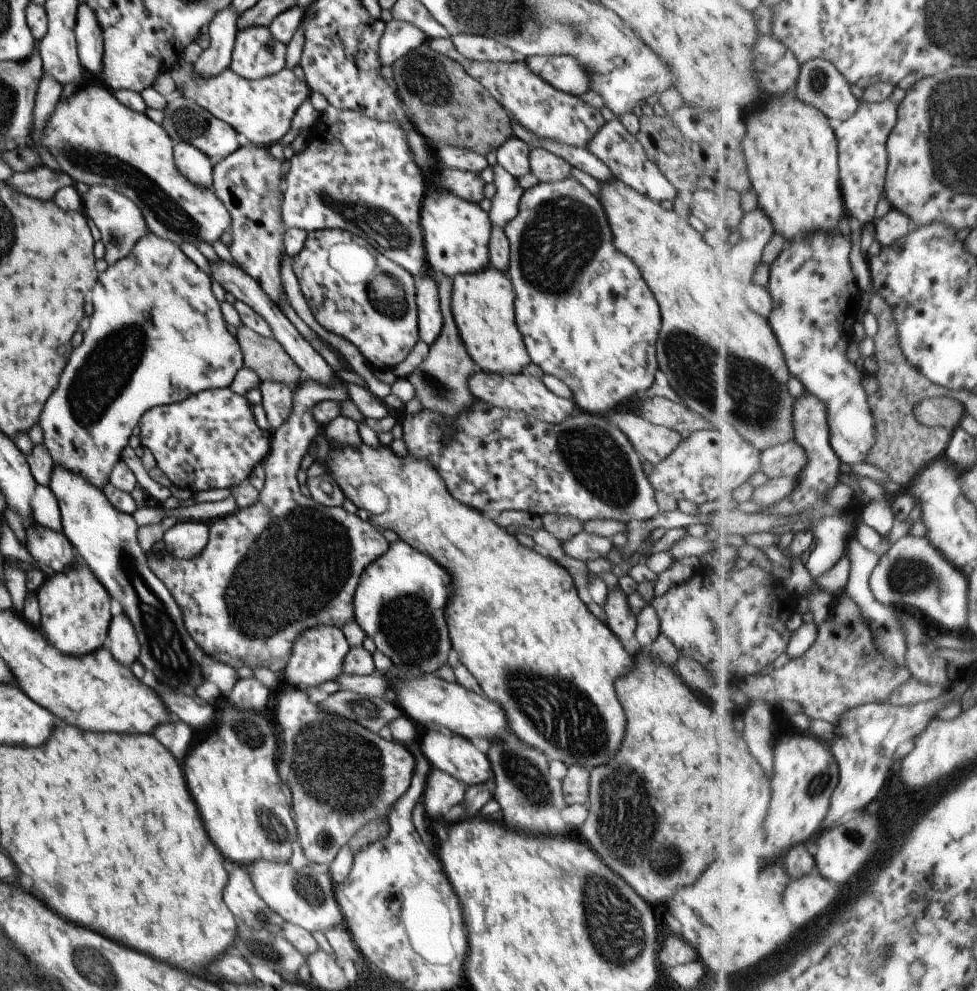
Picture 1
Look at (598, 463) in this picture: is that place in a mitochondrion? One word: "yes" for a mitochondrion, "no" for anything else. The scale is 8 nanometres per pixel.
yes

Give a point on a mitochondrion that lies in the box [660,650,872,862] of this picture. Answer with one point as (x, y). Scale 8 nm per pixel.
(822, 781)

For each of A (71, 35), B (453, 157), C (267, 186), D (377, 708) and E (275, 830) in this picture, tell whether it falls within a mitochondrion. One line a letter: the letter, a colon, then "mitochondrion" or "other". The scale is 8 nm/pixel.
A: other
B: other
C: mitochondrion
D: mitochondrion
E: mitochondrion

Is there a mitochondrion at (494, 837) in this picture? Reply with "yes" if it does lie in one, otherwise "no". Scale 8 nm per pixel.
no

